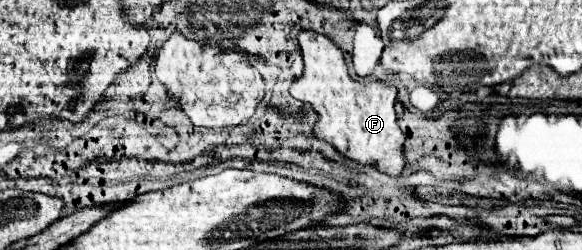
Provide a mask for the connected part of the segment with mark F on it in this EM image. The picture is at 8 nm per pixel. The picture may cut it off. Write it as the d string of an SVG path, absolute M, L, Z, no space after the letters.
M301 30L299 34L299 46L303 52L303 74L293 80L291 84L291 96L311 104L317 114L319 114L319 122L315 124L315 134L327 142L331 142L343 156L357 160L361 164L377 164L383 172L391 174L391 176L399 176L405 164L405 156L401 152L403 146L403 132L397 126L397 114L395 114L395 86L387 86L381 80L369 80L369 82L357 82L347 74L347 62L343 56L343 50L327 36L315 30Z

